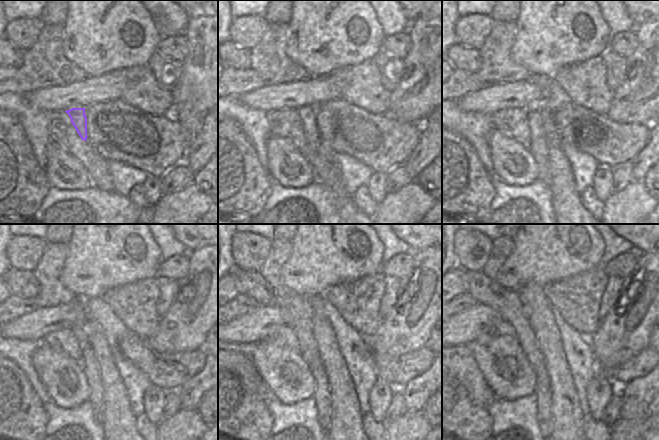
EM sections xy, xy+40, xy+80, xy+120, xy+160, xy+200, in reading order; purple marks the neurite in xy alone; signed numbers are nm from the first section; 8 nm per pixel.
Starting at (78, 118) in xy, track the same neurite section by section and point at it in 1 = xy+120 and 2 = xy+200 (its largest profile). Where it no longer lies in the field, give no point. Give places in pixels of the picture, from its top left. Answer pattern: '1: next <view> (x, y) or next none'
1: next xy+120 (88, 360)
2: next xy+200 (542, 390)

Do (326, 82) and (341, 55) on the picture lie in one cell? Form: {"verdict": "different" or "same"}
{"verdict": "different"}

